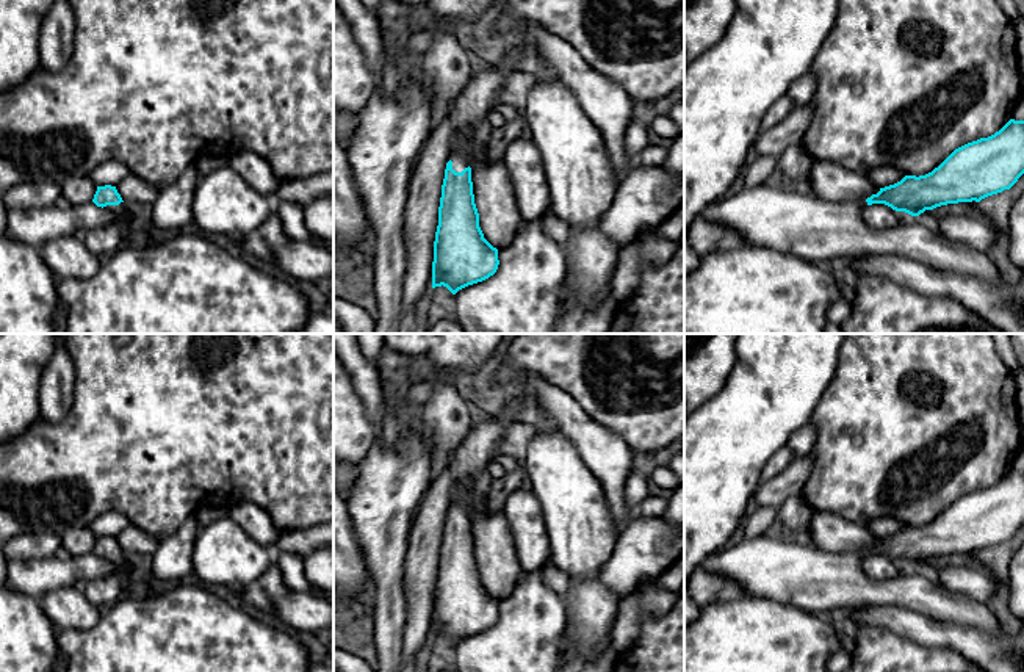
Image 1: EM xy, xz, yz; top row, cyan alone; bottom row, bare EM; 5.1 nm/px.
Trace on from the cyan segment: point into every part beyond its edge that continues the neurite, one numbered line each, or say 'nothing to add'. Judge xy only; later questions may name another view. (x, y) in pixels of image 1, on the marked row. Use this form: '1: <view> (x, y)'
1: xy (121, 210)

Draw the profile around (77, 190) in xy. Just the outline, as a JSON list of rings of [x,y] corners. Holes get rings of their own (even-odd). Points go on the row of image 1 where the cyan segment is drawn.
[[[72,175],[61,183],[63,204],[74,207],[92,202],[96,191],[97,185],[89,175]]]

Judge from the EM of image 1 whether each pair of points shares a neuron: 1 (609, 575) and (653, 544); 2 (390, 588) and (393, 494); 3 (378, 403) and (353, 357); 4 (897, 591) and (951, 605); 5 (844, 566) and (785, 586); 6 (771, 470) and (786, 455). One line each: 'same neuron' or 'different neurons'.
1: same neuron
2: same neuron
3: same neuron
4: same neuron
5: same neuron
6: same neuron

